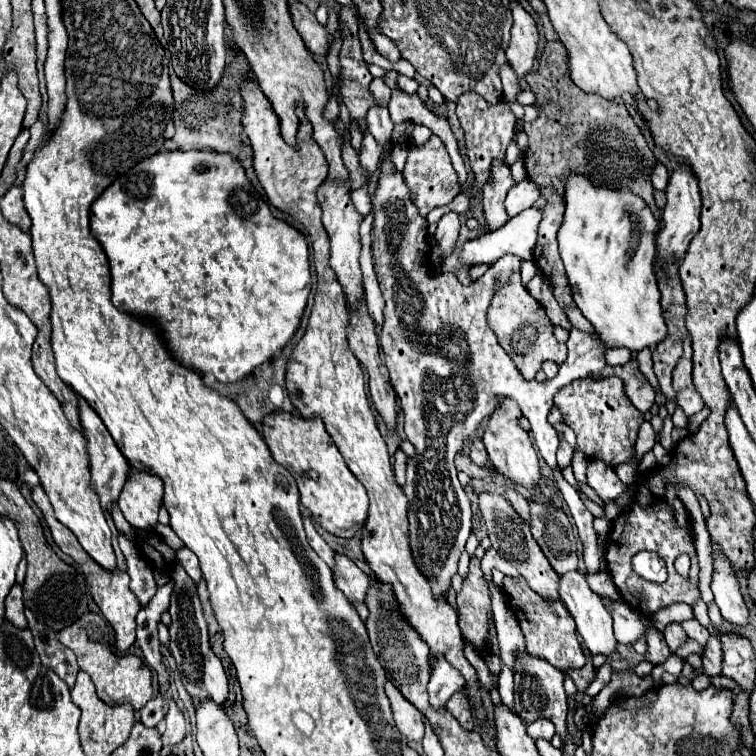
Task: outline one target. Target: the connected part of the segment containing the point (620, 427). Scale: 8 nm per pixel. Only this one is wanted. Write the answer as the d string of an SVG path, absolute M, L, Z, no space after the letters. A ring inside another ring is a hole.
M617 377L599 381L571 381L555 393L553 403L561 411L563 421L575 431L577 449L581 449L589 459L599 459L609 467L617 467L633 459L633 445L637 439L639 425L645 421L645 417L631 405L625 395L623 383L617 381Z

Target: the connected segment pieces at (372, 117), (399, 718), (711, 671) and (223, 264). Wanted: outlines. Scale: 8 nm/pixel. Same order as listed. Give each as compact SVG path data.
M369 107L367 111L367 129L369 133L377 139L377 143L383 147L391 141L391 133L393 133L393 121L389 117L389 109L387 107Z
M391 681L385 683L385 693L389 697L397 729L407 739L421 741L423 733L425 733L425 725L423 725L423 715L419 713L419 709L415 709L409 701L405 701L405 697L399 693L399 689L395 689L395 685Z
M711 635L705 646L706 657L703 659L704 674L712 677L721 675L722 651L719 638Z
M177 149L177 151L161 151L161 153L155 153L155 155L147 157L145 161L139 161L135 167L131 167L131 169L129 169L127 173L123 173L121 177L117 177L117 181L111 183L111 185L109 185L109 187L107 187L107 189L105 189L95 201L93 201L93 205L91 205L91 219L89 219L89 221L91 221L91 233L93 233L95 239L101 243L101 247L103 247L107 259L109 259L109 267L113 267L113 271L111 271L111 301L113 301L113 305L115 305L117 309L123 309L123 311L135 315L135 317L145 317L147 321L153 321L155 327L159 329L159 333L163 335L163 341L167 343L165 347L171 351L171 357L173 357L175 361L183 363L183 367L189 367L189 369L195 369L195 371L207 371L207 373L213 373L213 375L217 377L217 381L221 381L221 383L241 381L241 379L247 377L255 367L259 367L259 365L265 363L265 361L271 361L271 355L277 353L277 351L281 351L281 349L285 347L285 343L293 337L293 333L297 331L299 319L301 319L301 315L303 315L303 311L305 311L307 297L309 297L309 291L311 291L309 247L307 247L307 241L305 241L305 237L303 237L297 229L289 227L285 221L275 219L275 217L271 215L269 205L267 205L267 203L261 199L261 195L253 189L253 185L249 183L247 175L245 175L245 169L239 165L239 161L237 161L233 155L229 155L229 153L217 153L217 151L179 151L179 149Z

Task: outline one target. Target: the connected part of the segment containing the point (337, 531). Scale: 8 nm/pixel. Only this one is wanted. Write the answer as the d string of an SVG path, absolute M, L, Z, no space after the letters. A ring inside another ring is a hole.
M275 411L263 421L263 439L273 455L273 459L283 465L301 487L301 505L311 511L311 517L327 533L335 537L349 539L353 537L363 523L367 521L367 493L357 477L347 469L341 453L327 435L323 421L317 417L303 419L285 411ZM315 471L317 479L311 479L307 473Z

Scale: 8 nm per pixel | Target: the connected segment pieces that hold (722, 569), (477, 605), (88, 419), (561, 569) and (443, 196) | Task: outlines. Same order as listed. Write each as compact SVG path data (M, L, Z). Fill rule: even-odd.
M711 541L713 549L713 579L711 579L711 591L715 595L715 603L721 609L721 615L727 623L735 627L743 627L749 621L749 611L745 607L743 595L739 591L739 583L735 579L733 567L727 561L725 553L719 545Z
M471 557L469 573L463 579L463 589L457 593L457 605L461 633L471 639L477 651L485 651L487 621L491 617L491 597L477 557Z
M77 395L77 399L79 399L79 421L81 421L81 427L83 427L83 435L87 439L87 455L89 455L89 463L91 463L91 485L97 491L103 509L109 511L113 501L117 501L117 497L123 489L123 483L127 481L125 475L131 467L127 465L127 459L119 453L113 437L109 435L107 427L103 425L103 421L95 413L95 409L91 409L91 405L83 397Z
M527 501L531 509L531 533L551 567L563 575L577 569L577 547L567 515L549 501Z
M431 135L429 141L423 145L413 145L413 143L407 145L407 163L403 169L403 179L411 191L411 201L415 203L421 217L425 217L435 207L447 205L459 193L457 173L451 165L449 153L447 153L443 141L435 135Z

